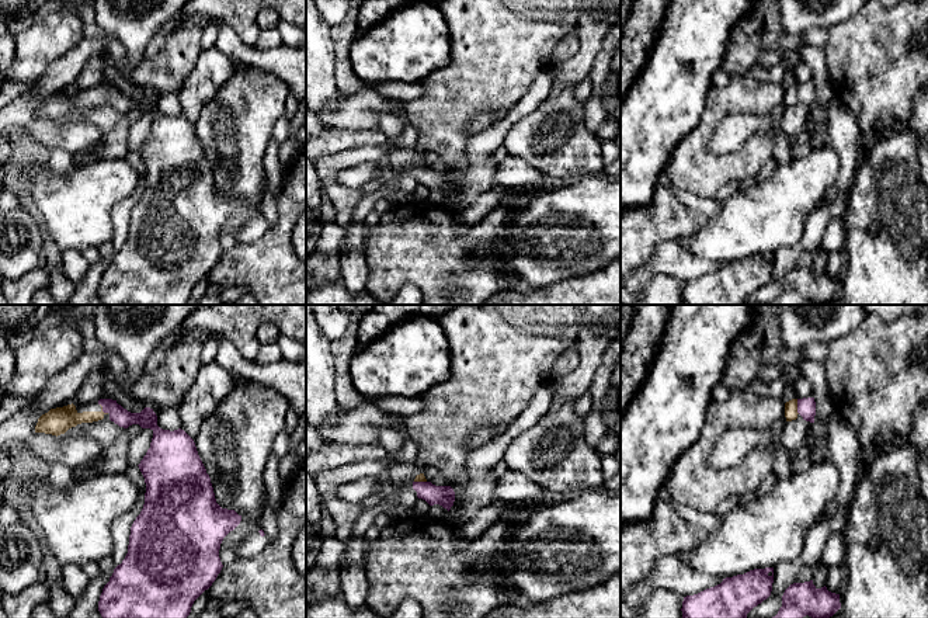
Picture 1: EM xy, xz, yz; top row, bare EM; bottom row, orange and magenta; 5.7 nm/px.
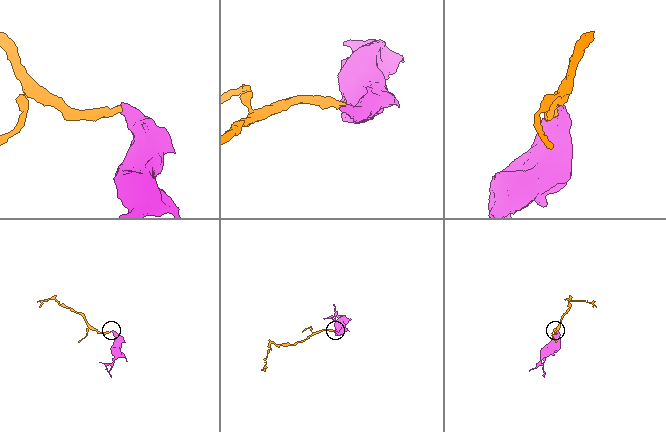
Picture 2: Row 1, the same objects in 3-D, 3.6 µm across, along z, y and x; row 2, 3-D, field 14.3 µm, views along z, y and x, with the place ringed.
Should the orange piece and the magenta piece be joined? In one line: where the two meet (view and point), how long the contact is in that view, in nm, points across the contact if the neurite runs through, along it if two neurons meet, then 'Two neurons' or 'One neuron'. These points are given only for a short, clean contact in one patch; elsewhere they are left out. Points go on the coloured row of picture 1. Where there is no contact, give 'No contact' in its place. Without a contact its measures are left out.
Touches orange at yz (796, 406). Shared border 90 nm. Path across: yz (791, 408), (796, 406), (806, 408). One neuron

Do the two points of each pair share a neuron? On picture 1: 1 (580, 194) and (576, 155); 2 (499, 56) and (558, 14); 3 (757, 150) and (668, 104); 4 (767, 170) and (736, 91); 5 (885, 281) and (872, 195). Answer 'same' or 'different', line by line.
1: different
2: same
3: different
4: different
5: same

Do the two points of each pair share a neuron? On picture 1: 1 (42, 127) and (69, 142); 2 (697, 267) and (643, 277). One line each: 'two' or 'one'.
1: one
2: one

